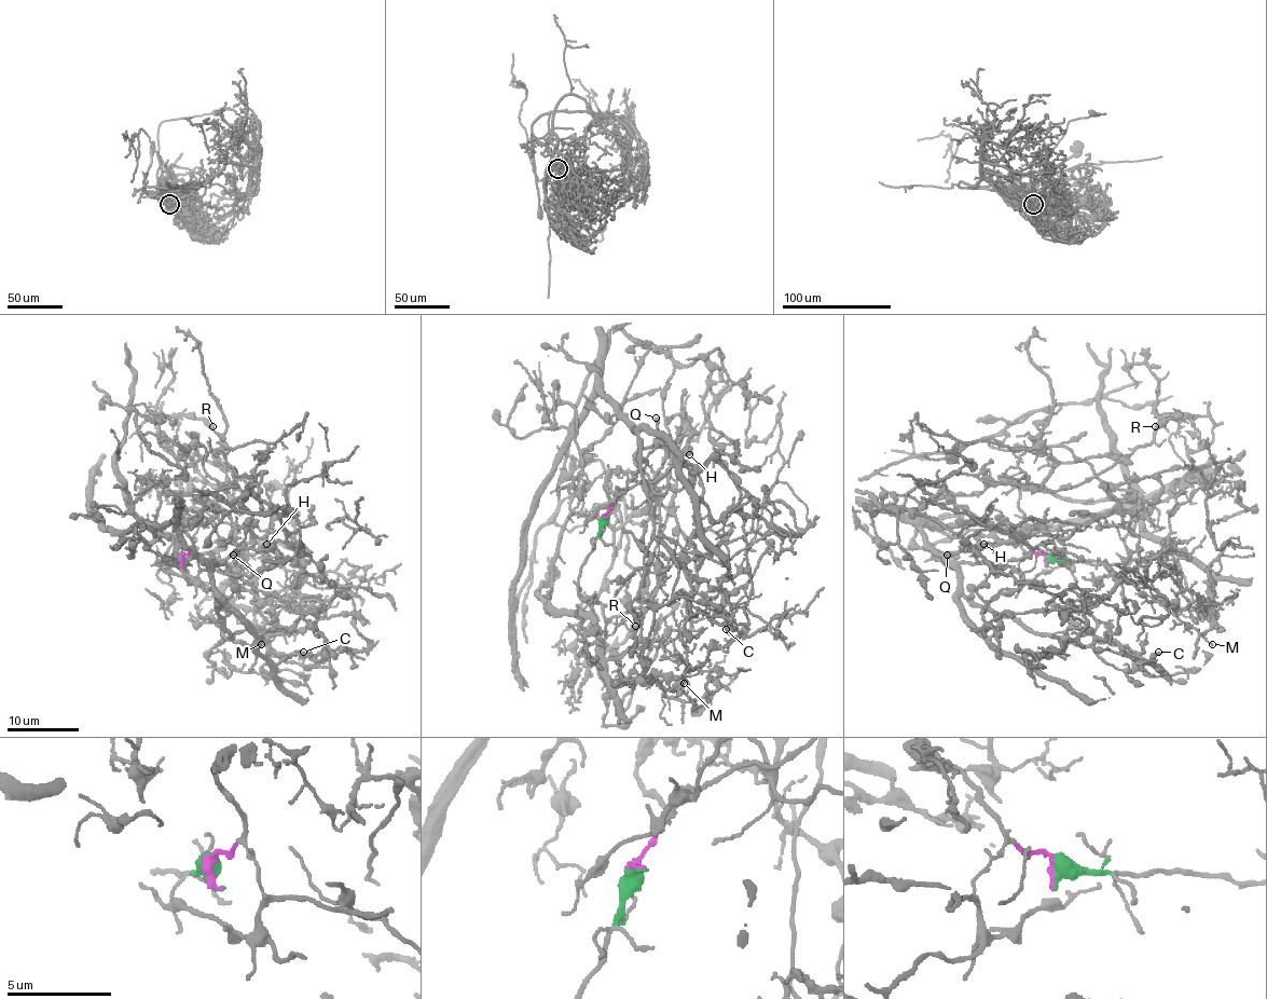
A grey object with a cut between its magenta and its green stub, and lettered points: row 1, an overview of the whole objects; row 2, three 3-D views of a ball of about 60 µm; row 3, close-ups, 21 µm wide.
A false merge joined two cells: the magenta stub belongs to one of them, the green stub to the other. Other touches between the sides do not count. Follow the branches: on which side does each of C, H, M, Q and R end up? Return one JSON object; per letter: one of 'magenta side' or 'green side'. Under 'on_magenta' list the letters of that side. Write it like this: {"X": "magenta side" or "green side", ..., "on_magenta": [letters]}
{"C": "magenta side", "H": "magenta side", "M": "green side", "Q": "magenta side", "R": "green side", "on_magenta": ["C", "H", "Q"]}

